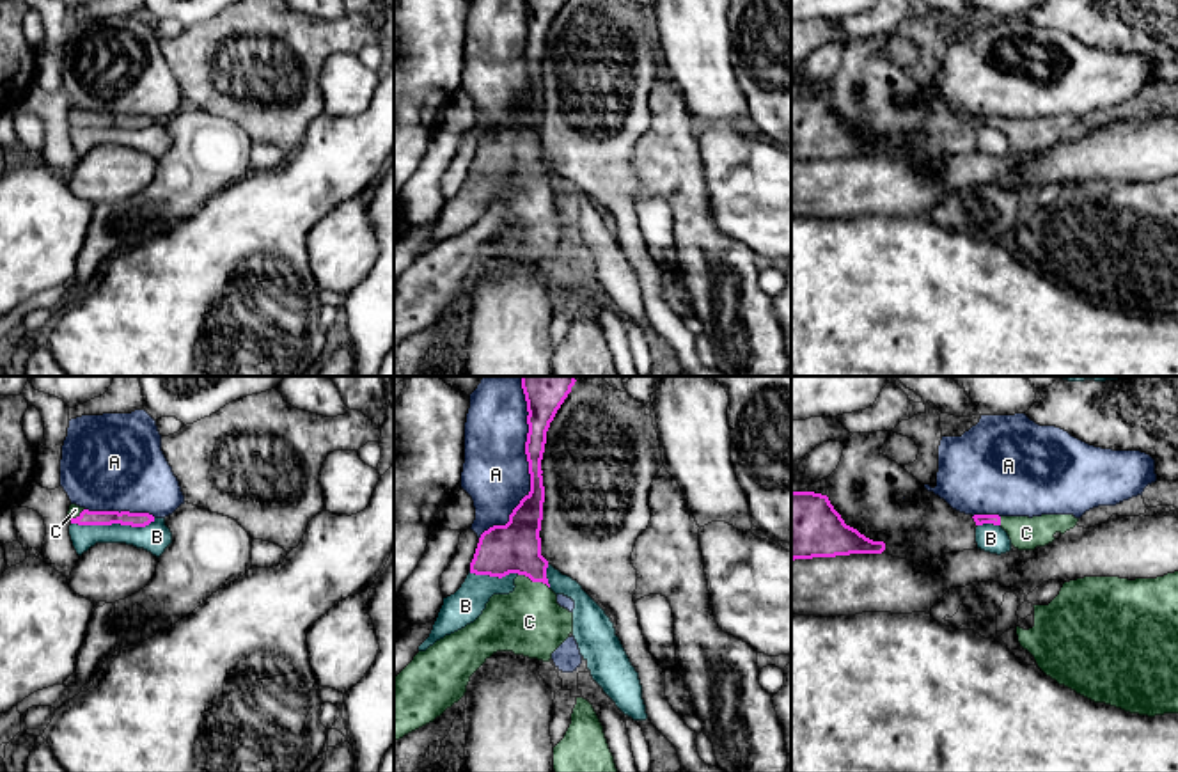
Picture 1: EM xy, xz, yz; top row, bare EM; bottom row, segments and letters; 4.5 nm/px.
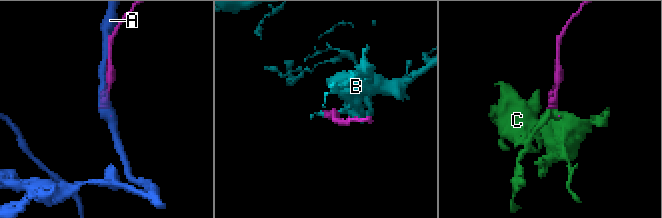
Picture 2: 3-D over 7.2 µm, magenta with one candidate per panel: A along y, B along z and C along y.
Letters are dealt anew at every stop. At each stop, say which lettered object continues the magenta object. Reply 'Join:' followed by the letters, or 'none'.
Join: C

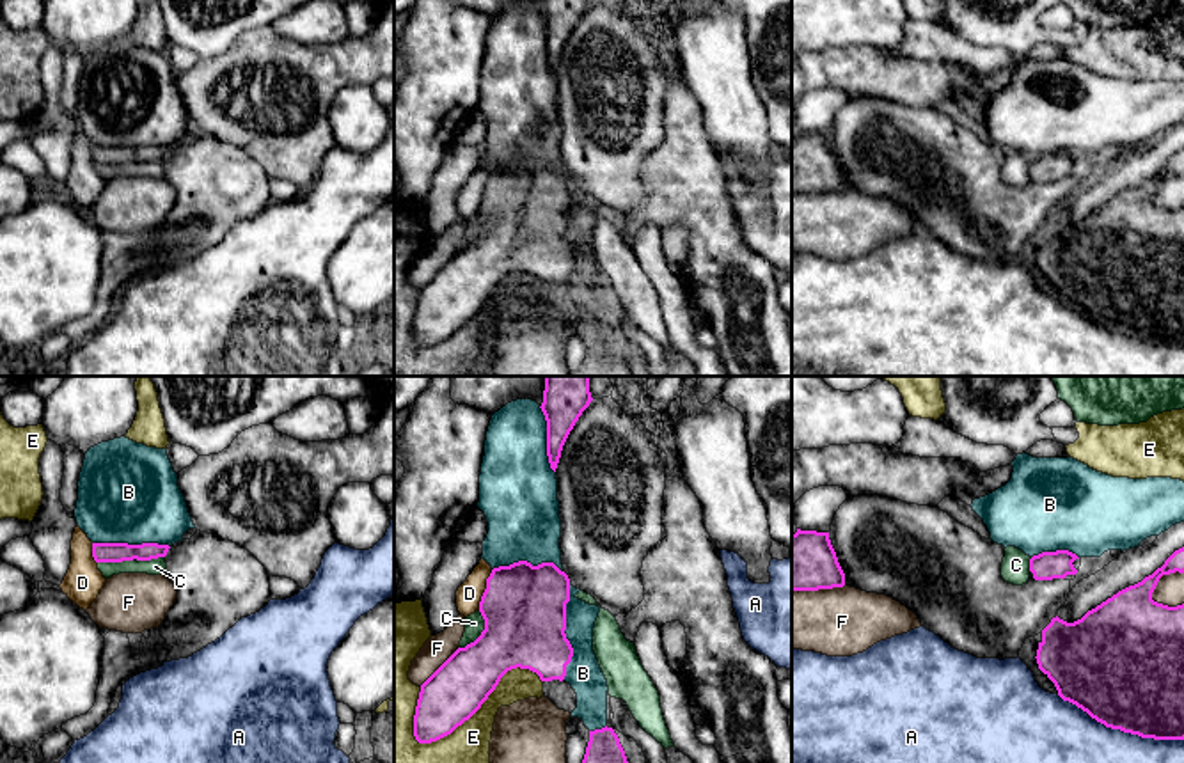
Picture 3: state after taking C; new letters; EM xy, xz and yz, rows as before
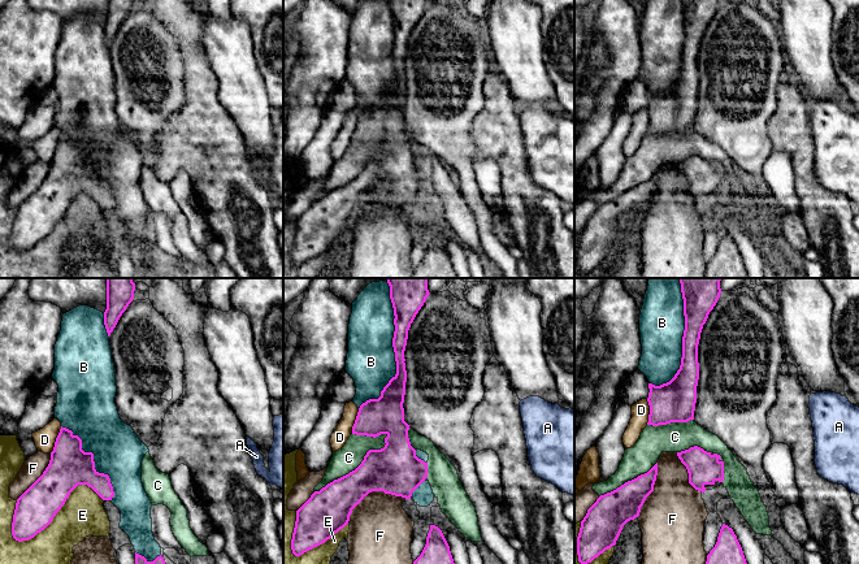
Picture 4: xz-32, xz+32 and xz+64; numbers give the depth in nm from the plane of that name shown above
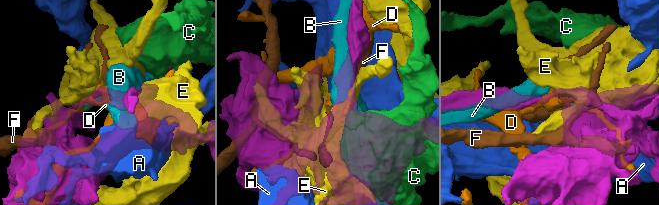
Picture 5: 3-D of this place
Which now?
Join: none

